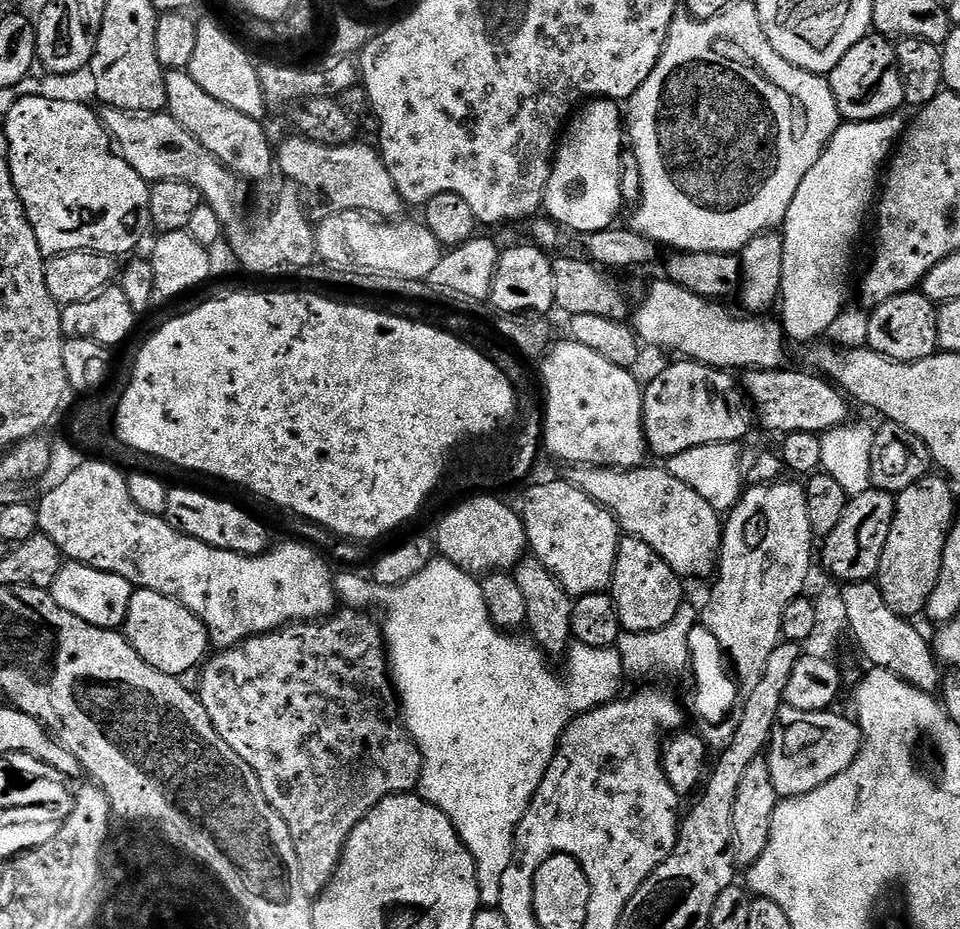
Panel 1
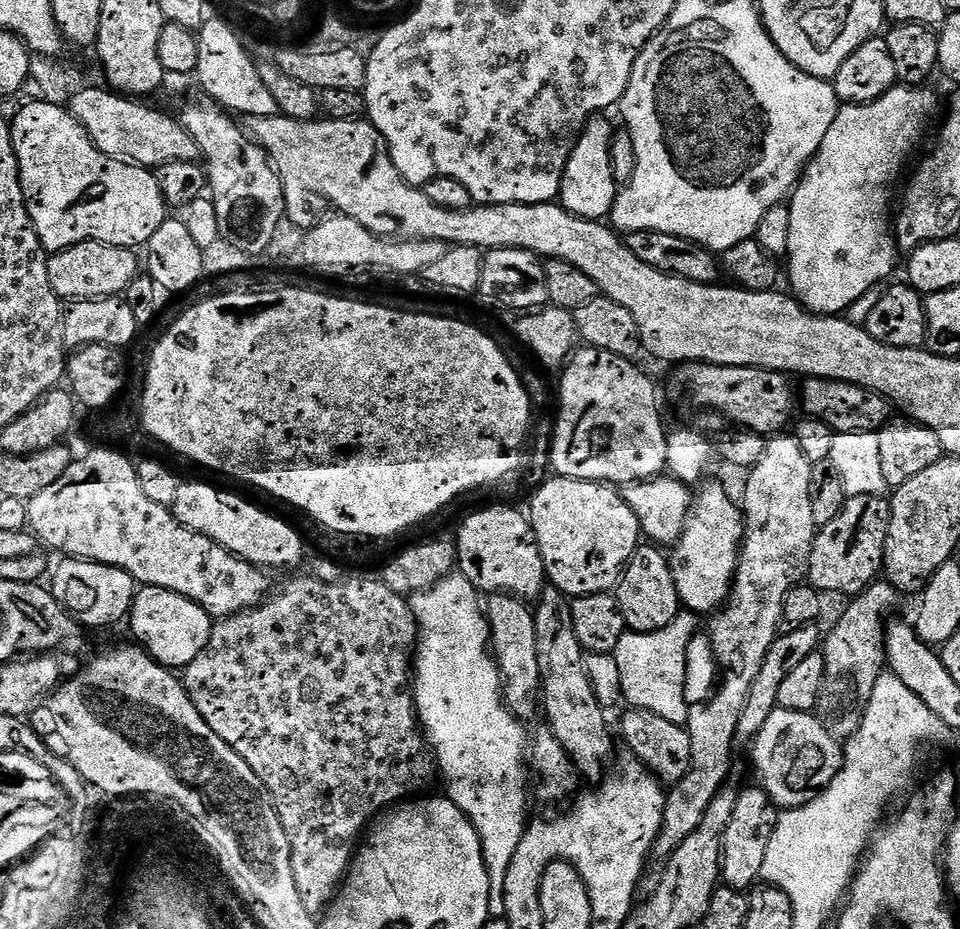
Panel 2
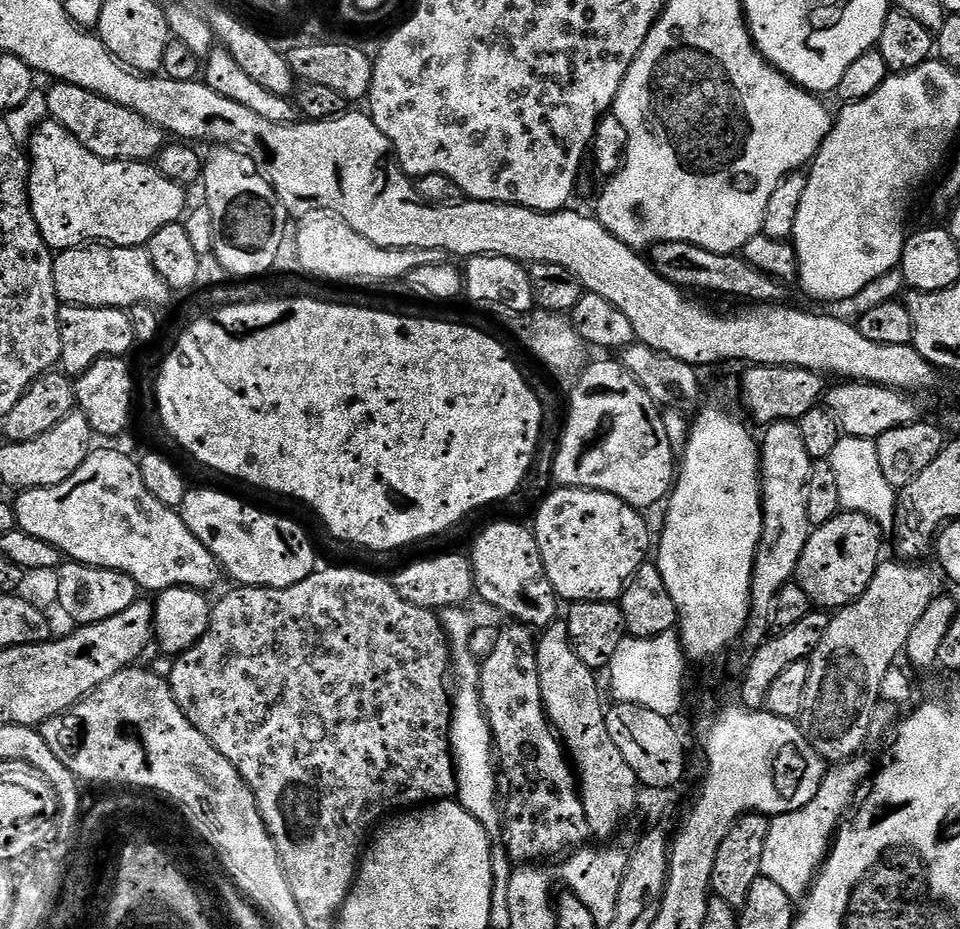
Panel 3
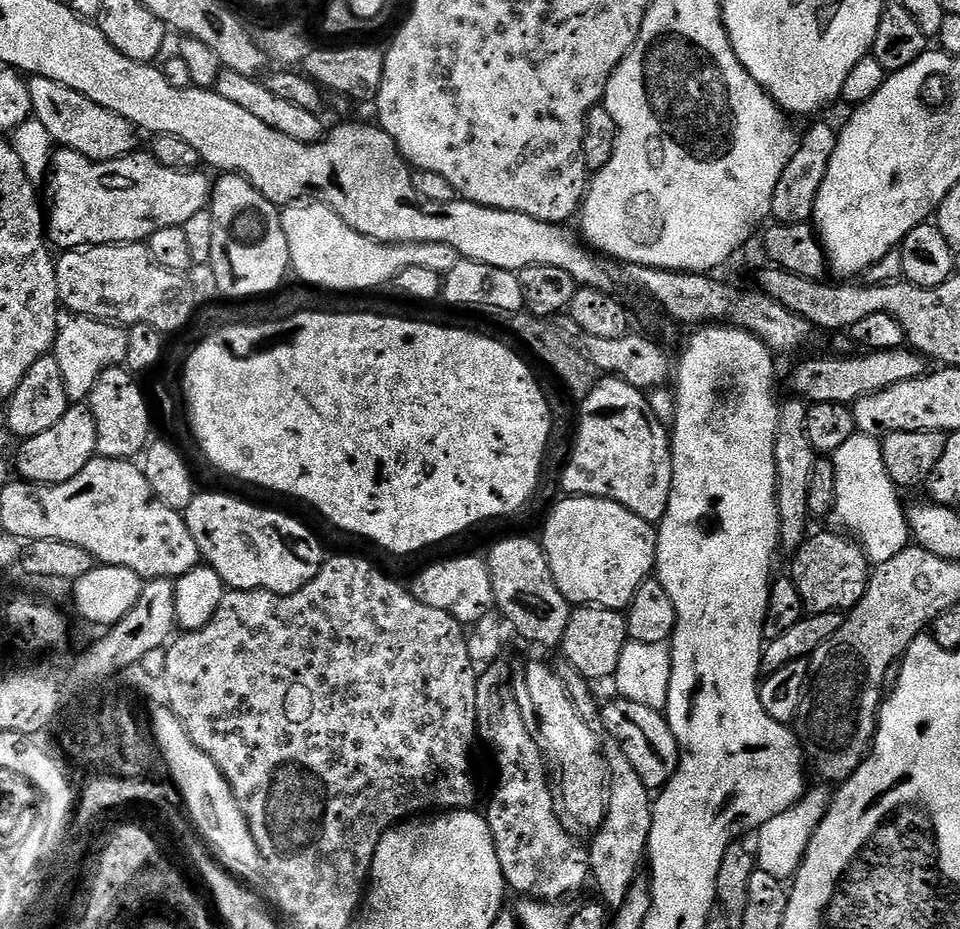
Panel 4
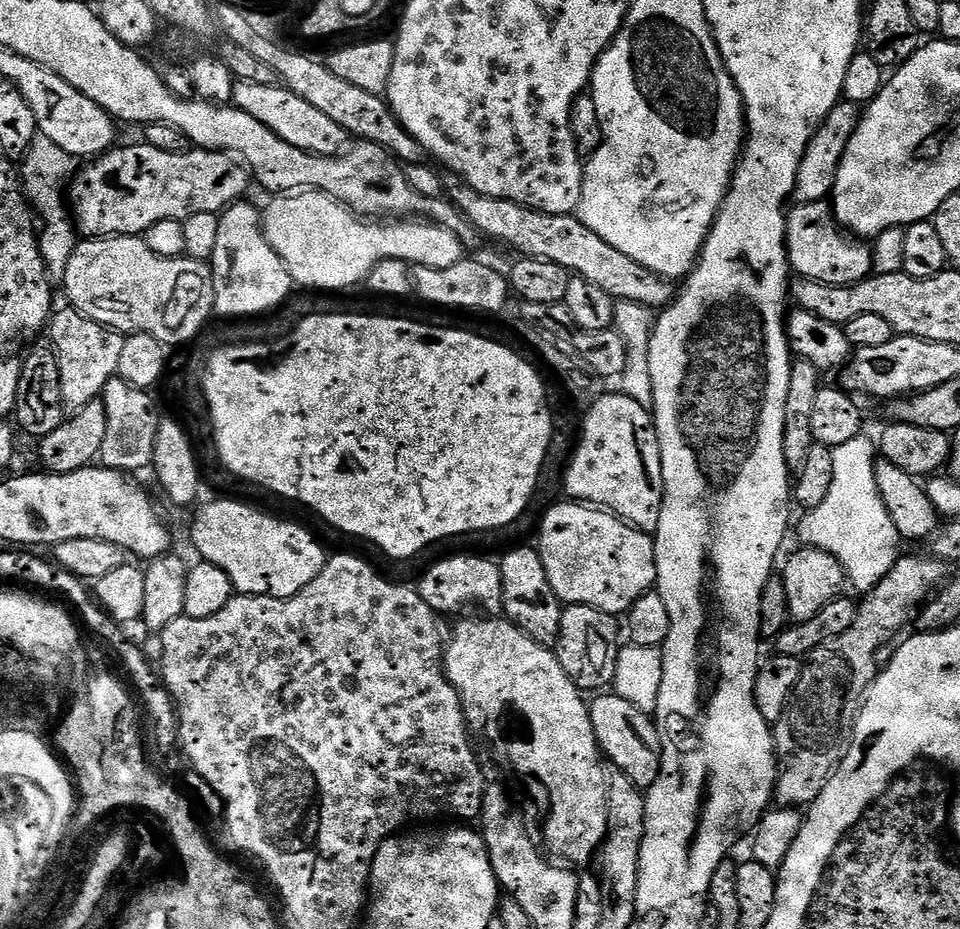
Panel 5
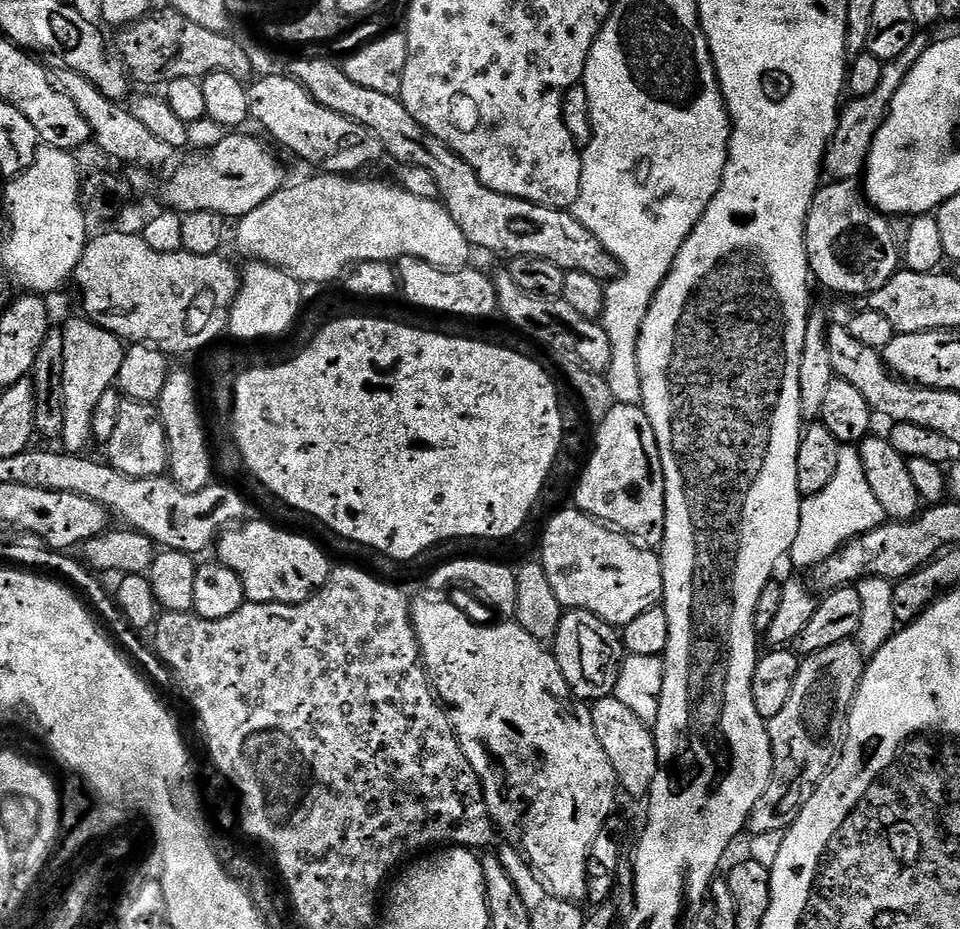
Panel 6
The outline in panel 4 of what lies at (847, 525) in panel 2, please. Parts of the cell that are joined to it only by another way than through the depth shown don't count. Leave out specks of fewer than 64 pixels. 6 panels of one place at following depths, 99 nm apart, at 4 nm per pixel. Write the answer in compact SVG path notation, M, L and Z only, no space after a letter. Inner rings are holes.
M836 532L809 535L791 557L793 560L790 575L798 586L798 594L802 594L805 613L847 613L868 589L870 561L864 555L863 548L855 539Z

